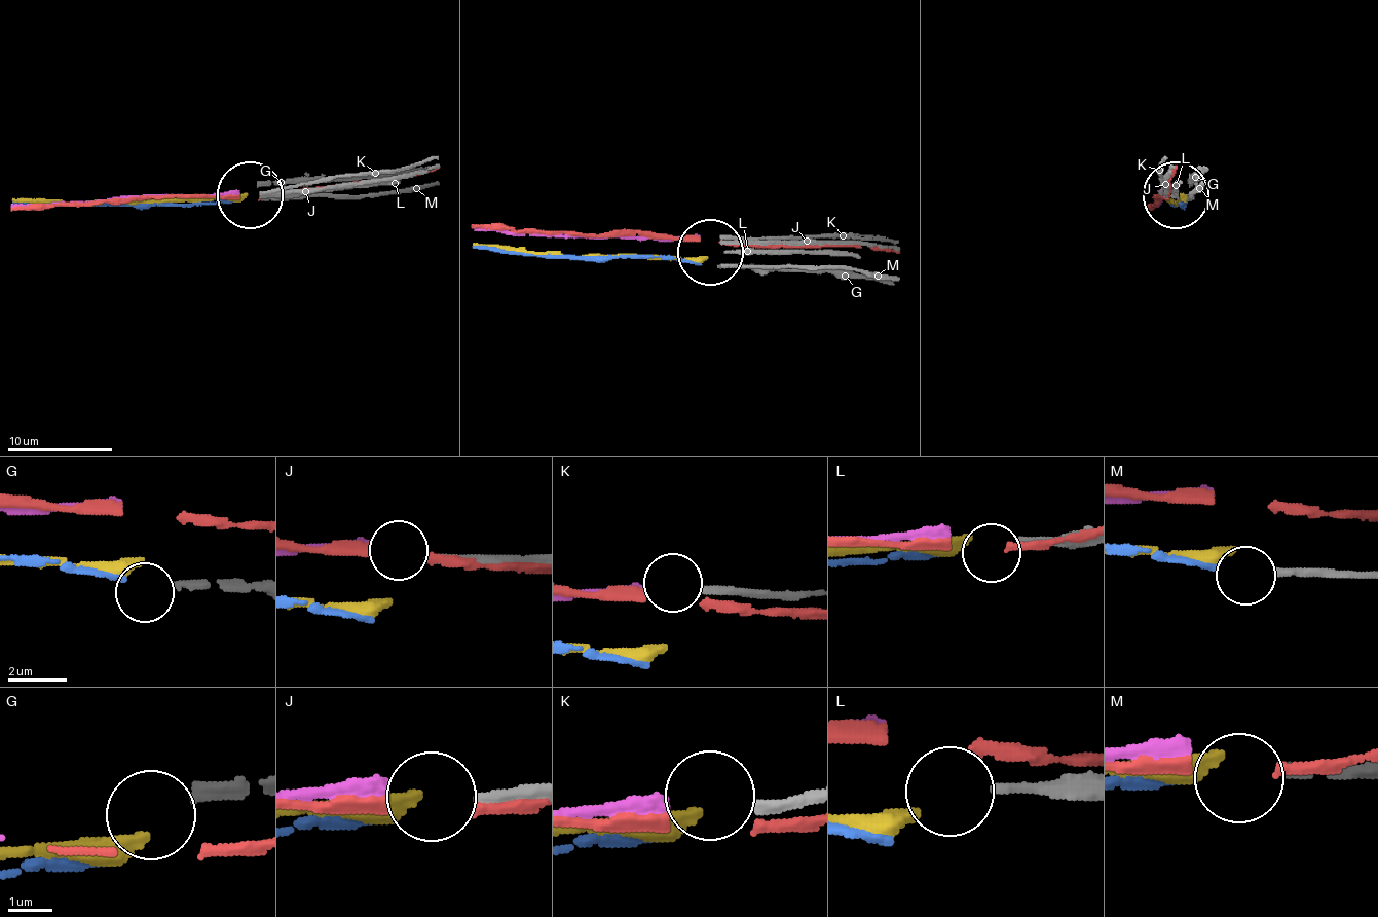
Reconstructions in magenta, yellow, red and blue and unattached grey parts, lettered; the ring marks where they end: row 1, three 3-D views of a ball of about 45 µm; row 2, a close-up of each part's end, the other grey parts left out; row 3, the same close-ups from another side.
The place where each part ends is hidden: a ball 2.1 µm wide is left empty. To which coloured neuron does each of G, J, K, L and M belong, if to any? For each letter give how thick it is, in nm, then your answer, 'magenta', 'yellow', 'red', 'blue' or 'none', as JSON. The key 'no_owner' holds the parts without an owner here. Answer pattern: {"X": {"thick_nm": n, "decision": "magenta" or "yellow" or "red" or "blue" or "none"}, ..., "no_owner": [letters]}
{"G": {"thick_nm": 280, "decision": "none"}, "J": {"thick_nm": 280, "decision": "none"}, "K": {"thick_nm": 280, "decision": "magenta"}, "L": {"thick_nm": 200, "decision": "none"}, "M": {"thick_nm": 280, "decision": "blue"}, "no_owner": ["G", "J", "L"]}

